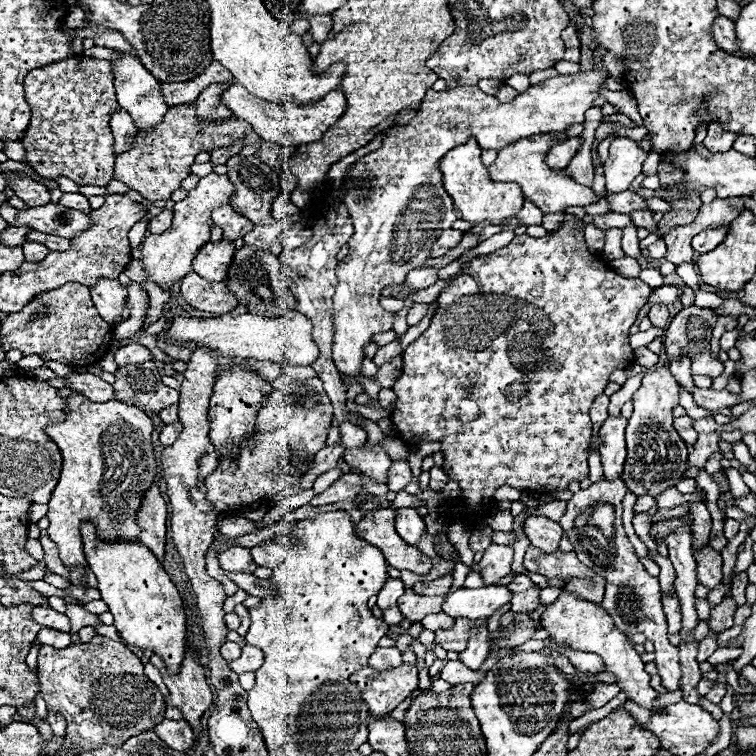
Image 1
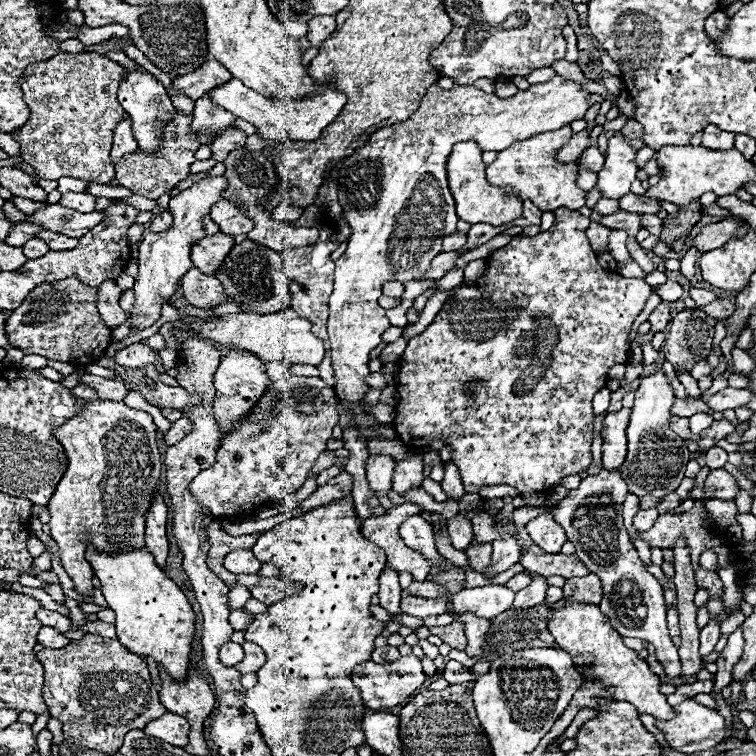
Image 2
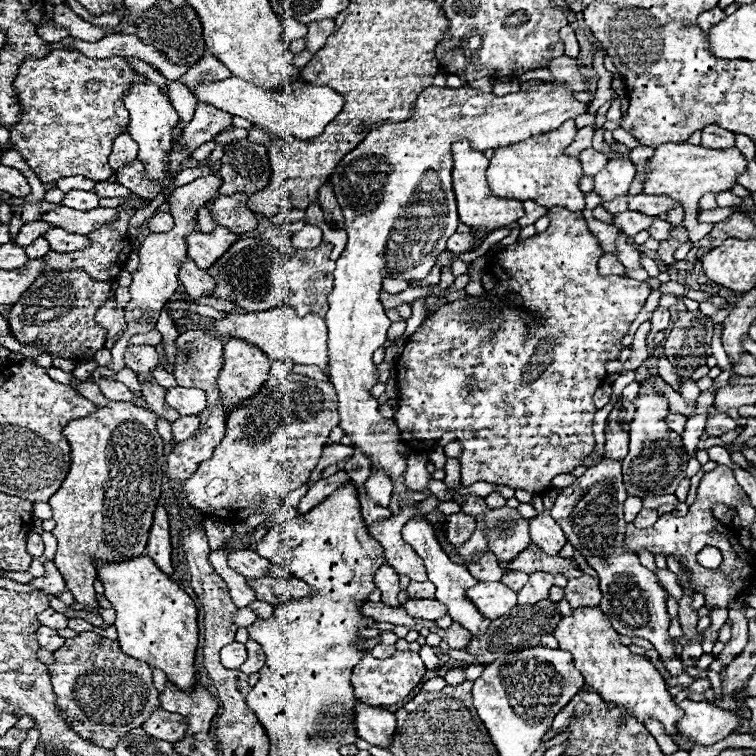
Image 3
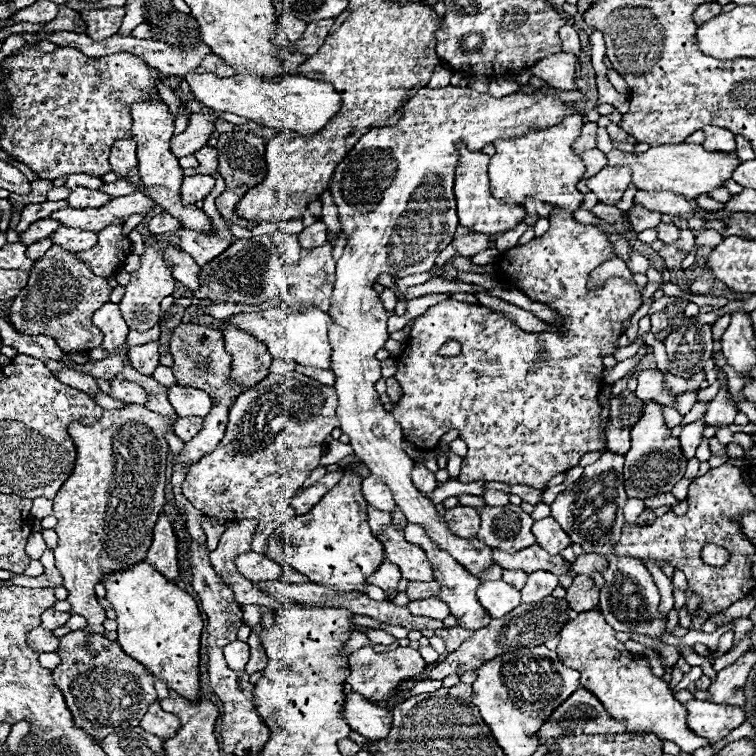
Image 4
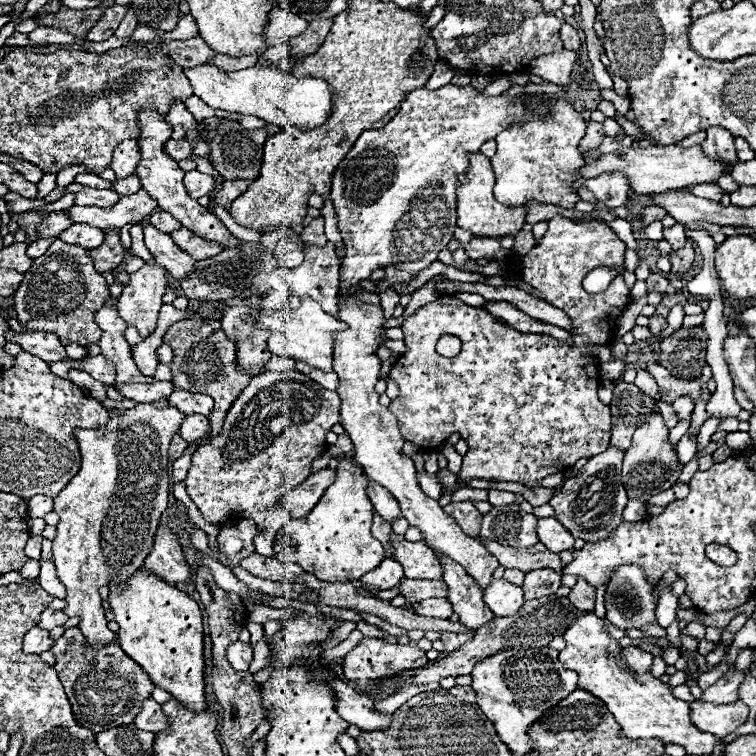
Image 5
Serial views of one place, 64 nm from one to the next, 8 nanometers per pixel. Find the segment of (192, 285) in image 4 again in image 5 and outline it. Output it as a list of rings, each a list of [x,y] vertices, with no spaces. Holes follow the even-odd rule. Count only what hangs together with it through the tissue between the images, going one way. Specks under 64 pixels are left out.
[[[148,224],[144,228],[144,242],[146,242],[146,248],[152,252],[152,256],[156,258],[156,262],[164,266],[176,280],[186,280],[192,274],[196,260],[188,256],[184,250],[180,250],[172,242],[170,234],[156,232],[156,228]]]

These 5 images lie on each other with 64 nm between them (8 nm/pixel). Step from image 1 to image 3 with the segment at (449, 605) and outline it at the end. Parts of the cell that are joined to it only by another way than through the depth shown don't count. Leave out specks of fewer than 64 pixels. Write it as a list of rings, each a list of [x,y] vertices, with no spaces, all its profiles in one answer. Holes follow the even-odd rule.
[[[480,582],[466,592],[466,598],[490,620],[496,620],[516,606],[516,592],[502,582]]]

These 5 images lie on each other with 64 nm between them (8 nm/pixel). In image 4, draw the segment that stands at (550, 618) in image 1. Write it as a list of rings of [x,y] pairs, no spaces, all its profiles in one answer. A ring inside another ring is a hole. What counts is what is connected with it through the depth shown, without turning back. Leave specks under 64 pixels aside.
[[[586,610],[574,620],[568,620],[560,630],[560,644],[556,652],[560,652],[560,658],[570,668],[576,668],[582,674],[580,686],[598,696],[604,708],[608,708],[616,720],[622,720],[628,730],[656,734],[678,744],[684,752],[694,752],[700,746],[708,746],[708,742],[694,732],[688,732],[684,726],[686,708],[674,698],[670,686],[662,678],[654,676],[646,658],[636,660],[624,644],[616,640],[614,628],[606,624],[600,610]]]

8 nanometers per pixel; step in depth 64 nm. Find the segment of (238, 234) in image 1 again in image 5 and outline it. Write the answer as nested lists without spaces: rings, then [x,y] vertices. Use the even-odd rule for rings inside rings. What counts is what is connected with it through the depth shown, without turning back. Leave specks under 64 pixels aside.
[[[226,180],[224,182],[224,186],[220,188],[220,192],[216,194],[216,204],[218,206],[222,206],[224,210],[228,210],[230,208],[230,204],[240,196],[240,194],[244,194],[246,192],[246,188],[248,188],[248,180]]]

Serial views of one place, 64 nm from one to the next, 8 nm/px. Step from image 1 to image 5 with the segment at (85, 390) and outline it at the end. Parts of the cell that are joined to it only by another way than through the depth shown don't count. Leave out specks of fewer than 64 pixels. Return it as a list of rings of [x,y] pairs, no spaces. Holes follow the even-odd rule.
[[[130,382],[130,384],[114,384],[114,388],[128,400],[134,400],[134,402],[156,402],[164,396],[170,396],[172,392],[172,384],[170,382],[152,382],[152,384],[136,384],[136,382]]]

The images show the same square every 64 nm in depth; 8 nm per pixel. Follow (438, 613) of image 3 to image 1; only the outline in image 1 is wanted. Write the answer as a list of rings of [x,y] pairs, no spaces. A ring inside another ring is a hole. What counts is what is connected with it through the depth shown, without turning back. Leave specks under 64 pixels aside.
[[[404,592],[398,598],[398,610],[402,612],[402,616],[406,620],[420,622],[424,616],[440,612],[442,600],[444,600],[442,596],[420,596],[420,594],[414,594],[414,592]]]

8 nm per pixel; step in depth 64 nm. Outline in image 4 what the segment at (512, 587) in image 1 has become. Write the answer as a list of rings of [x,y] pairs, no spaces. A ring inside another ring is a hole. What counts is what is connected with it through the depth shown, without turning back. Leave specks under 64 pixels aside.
[[[504,570],[502,580],[520,590],[520,588],[524,588],[524,584],[526,584],[526,576],[528,576],[528,574],[522,572],[522,570]]]

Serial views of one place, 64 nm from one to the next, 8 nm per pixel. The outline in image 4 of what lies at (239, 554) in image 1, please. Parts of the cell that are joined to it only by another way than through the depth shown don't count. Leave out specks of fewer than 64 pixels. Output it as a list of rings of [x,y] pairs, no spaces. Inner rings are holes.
[[[256,552],[238,554],[236,568],[242,576],[246,576],[252,582],[276,580],[276,578],[280,578],[280,572],[282,572],[274,560],[268,560],[264,554],[256,554]]]

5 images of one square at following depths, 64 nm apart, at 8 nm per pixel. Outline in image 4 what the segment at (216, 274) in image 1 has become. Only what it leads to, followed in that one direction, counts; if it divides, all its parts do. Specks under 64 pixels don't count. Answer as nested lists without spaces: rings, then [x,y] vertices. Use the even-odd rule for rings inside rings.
[[[217,171],[212,176],[216,180],[215,188],[204,199],[202,210],[212,219],[214,232],[204,234],[204,232],[194,232],[194,230],[188,230],[188,228],[182,228],[180,232],[176,232],[180,236],[182,250],[186,254],[190,254],[200,266],[204,266],[210,260],[214,260],[216,256],[220,256],[234,242],[232,232],[228,230],[226,222],[224,222],[215,205],[215,199],[225,190],[226,184]]]

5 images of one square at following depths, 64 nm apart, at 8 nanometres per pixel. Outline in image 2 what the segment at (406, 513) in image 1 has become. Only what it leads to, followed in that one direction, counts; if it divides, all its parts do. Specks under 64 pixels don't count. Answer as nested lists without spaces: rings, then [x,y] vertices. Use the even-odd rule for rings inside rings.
[[[410,516],[406,518],[402,524],[400,524],[400,536],[402,540],[418,550],[420,554],[424,554],[430,562],[436,562],[440,560],[442,556],[436,552],[436,546],[434,546],[434,538],[432,538],[432,526],[422,518],[422,516]]]

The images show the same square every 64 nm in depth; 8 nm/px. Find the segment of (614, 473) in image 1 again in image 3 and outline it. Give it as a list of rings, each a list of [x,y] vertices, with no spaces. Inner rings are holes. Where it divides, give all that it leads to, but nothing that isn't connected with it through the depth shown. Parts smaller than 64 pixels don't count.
[[[620,400],[606,420],[606,444],[604,458],[606,460],[624,460],[628,454],[628,428],[632,422],[636,408],[632,402]]]

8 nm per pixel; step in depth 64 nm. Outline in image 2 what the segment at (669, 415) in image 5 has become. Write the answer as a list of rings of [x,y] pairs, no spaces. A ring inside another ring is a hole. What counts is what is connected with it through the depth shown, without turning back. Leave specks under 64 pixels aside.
[[[672,416],[672,418],[670,418],[670,428],[672,428],[680,438],[684,438],[684,440],[692,440],[692,442],[698,440],[698,436],[694,436],[694,434],[690,432],[690,422],[688,422],[688,418]]]

